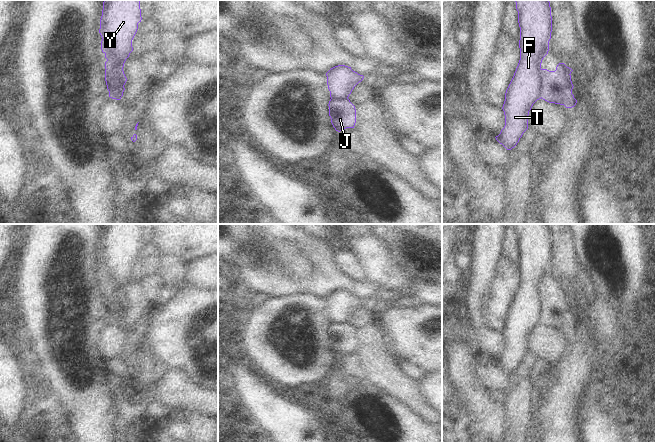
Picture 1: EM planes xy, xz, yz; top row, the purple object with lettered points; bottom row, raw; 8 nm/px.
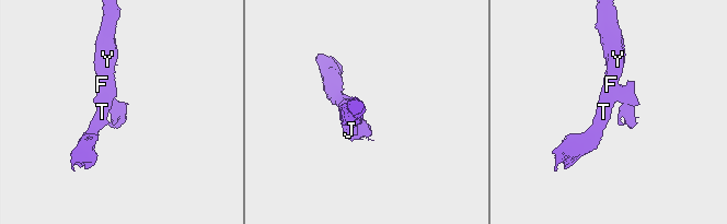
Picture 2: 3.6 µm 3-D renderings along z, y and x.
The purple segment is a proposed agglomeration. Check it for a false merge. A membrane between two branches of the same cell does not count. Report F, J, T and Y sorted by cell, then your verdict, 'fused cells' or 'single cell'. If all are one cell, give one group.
F T Y / J | fused cells

